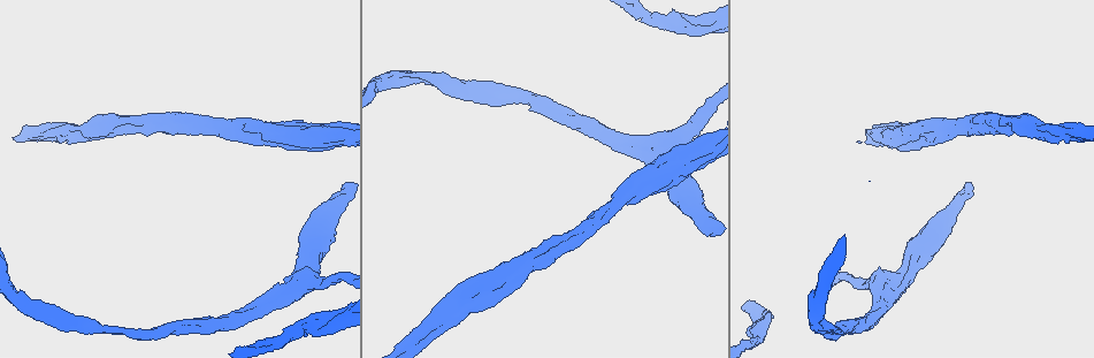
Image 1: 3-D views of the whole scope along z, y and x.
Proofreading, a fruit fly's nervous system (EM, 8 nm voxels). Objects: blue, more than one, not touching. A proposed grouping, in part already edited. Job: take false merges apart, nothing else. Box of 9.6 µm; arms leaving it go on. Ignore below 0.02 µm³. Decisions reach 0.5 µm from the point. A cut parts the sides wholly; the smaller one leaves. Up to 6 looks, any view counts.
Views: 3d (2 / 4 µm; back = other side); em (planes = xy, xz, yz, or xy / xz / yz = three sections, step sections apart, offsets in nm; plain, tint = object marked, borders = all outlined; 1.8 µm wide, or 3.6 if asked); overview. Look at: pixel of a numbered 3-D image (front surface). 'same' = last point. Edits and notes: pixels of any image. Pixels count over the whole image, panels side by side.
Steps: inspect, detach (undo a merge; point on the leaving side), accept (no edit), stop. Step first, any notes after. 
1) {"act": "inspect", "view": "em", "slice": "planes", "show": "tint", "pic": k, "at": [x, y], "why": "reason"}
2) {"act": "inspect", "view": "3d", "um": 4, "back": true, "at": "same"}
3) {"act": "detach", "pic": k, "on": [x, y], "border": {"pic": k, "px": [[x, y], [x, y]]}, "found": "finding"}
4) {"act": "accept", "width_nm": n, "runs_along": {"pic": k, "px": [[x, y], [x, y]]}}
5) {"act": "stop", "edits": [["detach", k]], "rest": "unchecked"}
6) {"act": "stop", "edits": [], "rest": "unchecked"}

{"act": "inspect", "view": "3d", "um": 4, "pic": 1, "at": [311, 258], "why": "sudden change in width"}

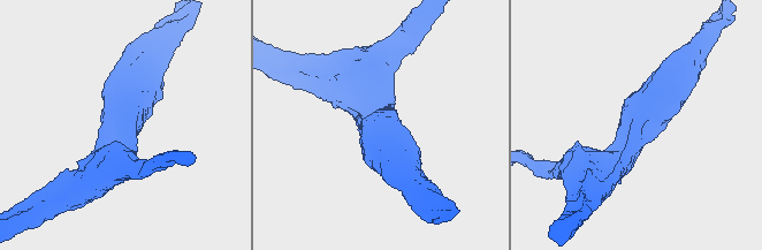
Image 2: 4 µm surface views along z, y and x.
{"act": "inspect", "view": "em", "um": 3.6, "slice": "planes", "show": "tint", "pic": 2, "at": [126, 129], "arm_widths_nm": [420, 600]}

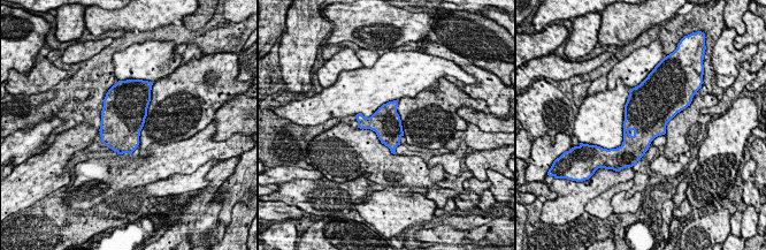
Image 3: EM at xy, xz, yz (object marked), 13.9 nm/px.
{"act": "accept", "found": "all the same neuron"}

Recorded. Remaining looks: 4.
{"act": "inspect", "view": "em", "slice": "xy", "step": 8, "show": "plain", "pic": 1, "at": [143, 335], "why": "a narrow waist"}

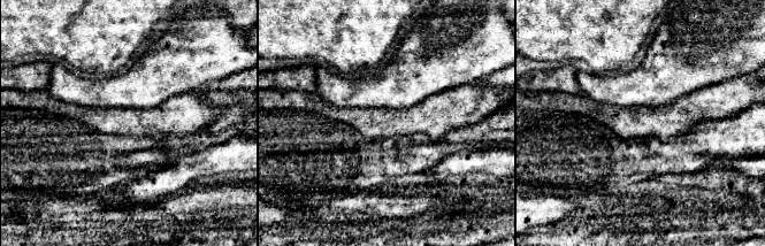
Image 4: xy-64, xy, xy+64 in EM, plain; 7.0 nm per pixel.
{"act": "inspect", "view": "em", "slice": "xy", "step": 8, "show": "tint", "at": "same", "why": "where the object lies"}

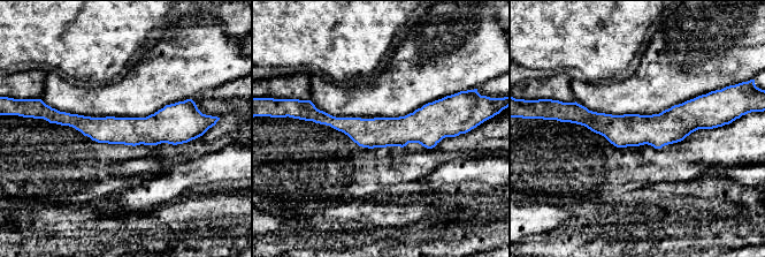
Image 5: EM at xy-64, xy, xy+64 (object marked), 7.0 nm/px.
{"act": "accept", "runs_along": {"pic": 5, "px": [[313, 116], [358, 129], [450, 123]]}, "found": "all the same neuron"}

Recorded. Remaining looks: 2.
{"act": "inspect", "view": "3d", "um": 2, "pic": 1, "at": [432, 77], "why": "arms part here"}

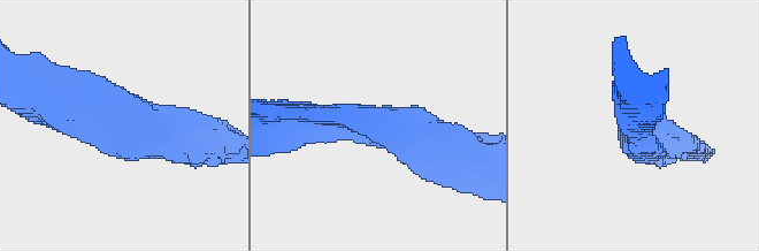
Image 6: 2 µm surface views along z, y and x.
{"act": "inspect", "view": "em", "slice": "yz", "step": 4, "show": "tint", "pic": 6, "at": [125, 127], "why": "shape alone is not enough"}

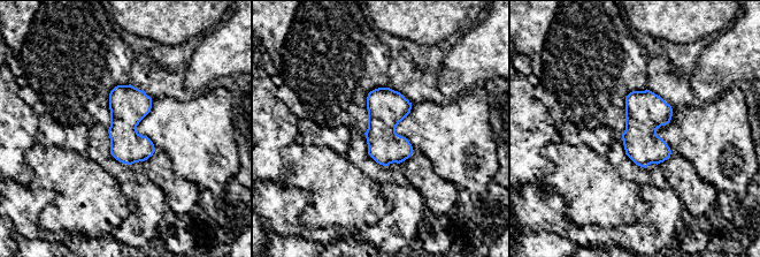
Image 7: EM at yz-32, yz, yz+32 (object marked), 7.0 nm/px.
{"act": "accept", "found": "all the same neuron"}

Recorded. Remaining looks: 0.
{"act": "stop", "edits": [], "rest": "unchecked"}

